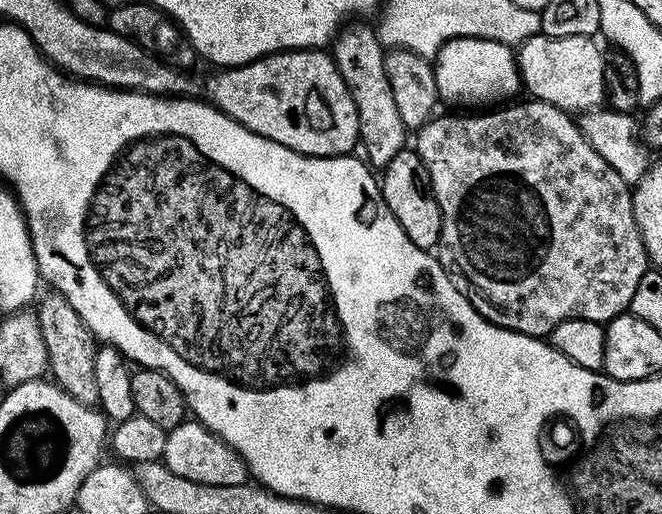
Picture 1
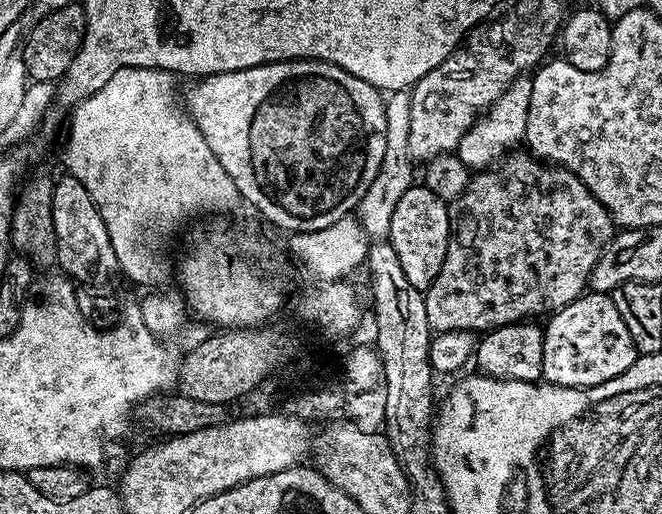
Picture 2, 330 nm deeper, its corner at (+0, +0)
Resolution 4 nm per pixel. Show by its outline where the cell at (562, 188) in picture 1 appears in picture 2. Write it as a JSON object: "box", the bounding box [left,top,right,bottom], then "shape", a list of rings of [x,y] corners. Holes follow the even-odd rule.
{"box":[424,150,613,334],"shape":[[[521,150],[499,166],[477,171],[469,179],[468,189],[455,201],[452,235],[442,270],[424,292],[426,318],[433,333],[483,334],[504,324],[536,318],[539,312],[551,314],[566,307],[585,295],[590,274],[613,235],[612,215],[569,168],[549,166]]]}

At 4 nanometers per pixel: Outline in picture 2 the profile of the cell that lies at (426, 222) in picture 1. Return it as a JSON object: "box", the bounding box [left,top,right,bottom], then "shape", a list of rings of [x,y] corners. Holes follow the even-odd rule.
{"box":[386,186,451,290],"shape":[[[413,186],[406,190],[394,207],[386,240],[394,246],[394,254],[398,254],[398,262],[402,262],[402,271],[410,286],[426,290],[434,282],[434,278],[438,278],[438,270],[442,270],[451,235],[449,205],[439,200],[429,188]]]}

